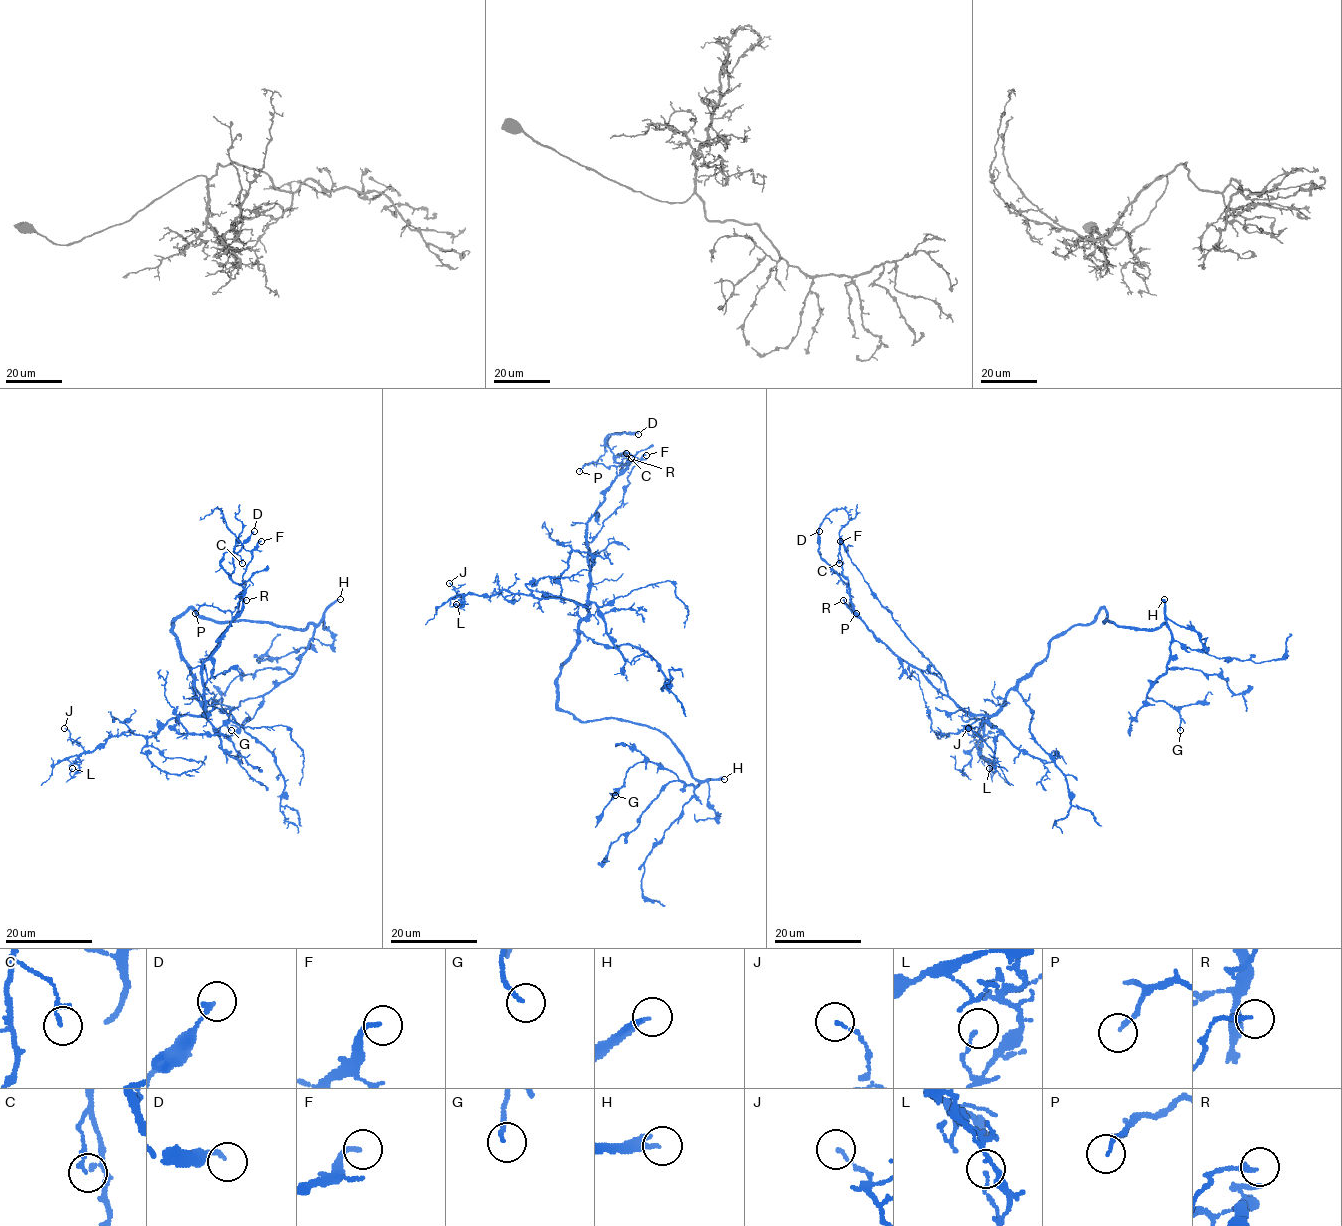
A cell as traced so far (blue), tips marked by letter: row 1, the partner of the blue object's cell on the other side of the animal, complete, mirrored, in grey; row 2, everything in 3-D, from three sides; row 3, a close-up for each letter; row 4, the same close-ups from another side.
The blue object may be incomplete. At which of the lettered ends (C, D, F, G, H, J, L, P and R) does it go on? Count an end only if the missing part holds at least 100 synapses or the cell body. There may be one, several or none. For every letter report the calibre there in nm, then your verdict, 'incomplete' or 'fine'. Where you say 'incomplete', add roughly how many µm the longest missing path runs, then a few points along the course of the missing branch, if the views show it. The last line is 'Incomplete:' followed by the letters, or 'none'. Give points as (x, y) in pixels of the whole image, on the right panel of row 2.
C: calibre 150 nm; fine
D: calibre 180 nm; fine
F: calibre 170 nm; fine
G: calibre 140 nm; fine
H: calibre 220 nm; incomplete; missing 90 µm; course (1164, 599), (1179, 600), (1190, 612), (1172, 639), (1182, 644), (1228, 632), (1266, 608), (1322, 623)
J: calibre 100 nm; fine
L: calibre 110 nm; fine
P: calibre 140 nm; fine
R: calibre 130 nm; fine
Incomplete: H

